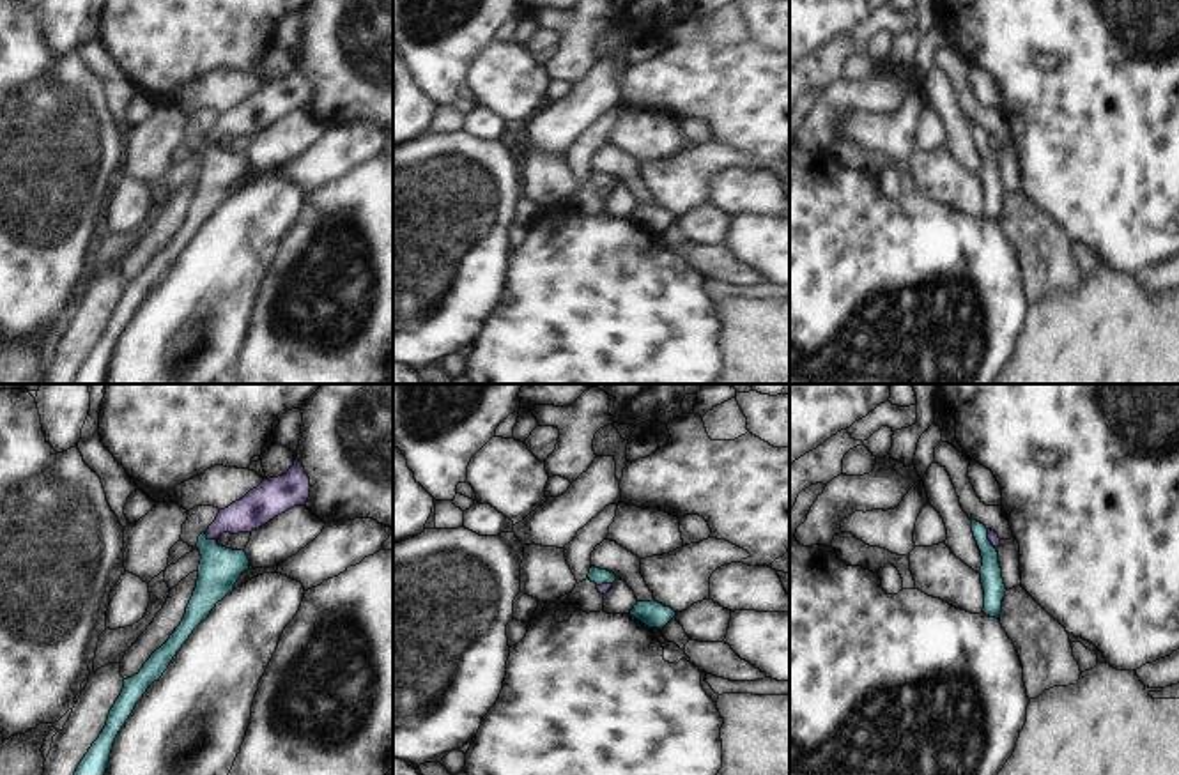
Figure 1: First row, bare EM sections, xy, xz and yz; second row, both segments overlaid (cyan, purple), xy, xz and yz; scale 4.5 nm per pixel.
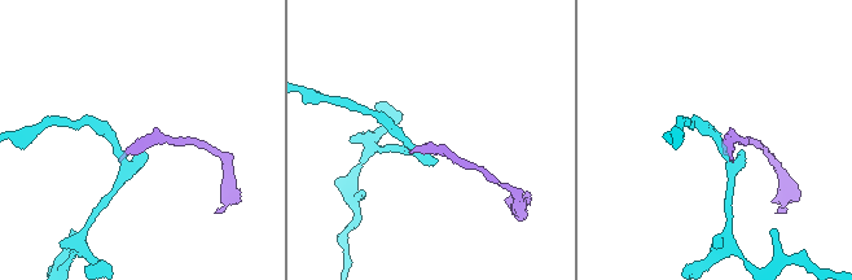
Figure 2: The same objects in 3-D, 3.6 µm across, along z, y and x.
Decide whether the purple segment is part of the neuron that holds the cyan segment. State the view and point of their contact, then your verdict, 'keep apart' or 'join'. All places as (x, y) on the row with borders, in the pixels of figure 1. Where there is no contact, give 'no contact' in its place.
contact xy (209, 540); keep apart

